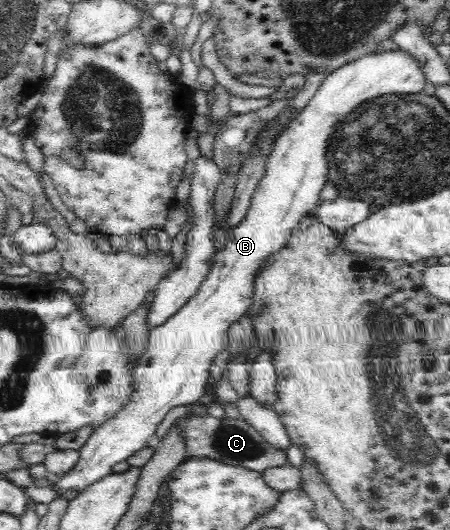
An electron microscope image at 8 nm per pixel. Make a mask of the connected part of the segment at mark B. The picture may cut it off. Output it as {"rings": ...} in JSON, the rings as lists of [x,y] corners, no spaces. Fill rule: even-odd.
{"rings":[[[400,47],[361,56],[325,76],[296,120],[274,141],[244,218],[229,230],[224,246],[213,254],[209,273],[198,292],[168,320],[149,330],[146,351],[134,368],[130,402],[117,410],[116,417],[92,432],[79,449],[80,460],[76,466],[52,483],[55,498],[68,501],[64,494],[81,494],[110,474],[114,464],[146,445],[170,408],[198,403],[205,392],[209,367],[226,348],[226,330],[252,305],[253,278],[260,272],[264,260],[285,245],[301,218],[312,213],[321,201],[318,194],[327,183],[327,146],[335,124],[366,100],[380,95],[420,93],[424,86],[426,75],[418,59]]]}

